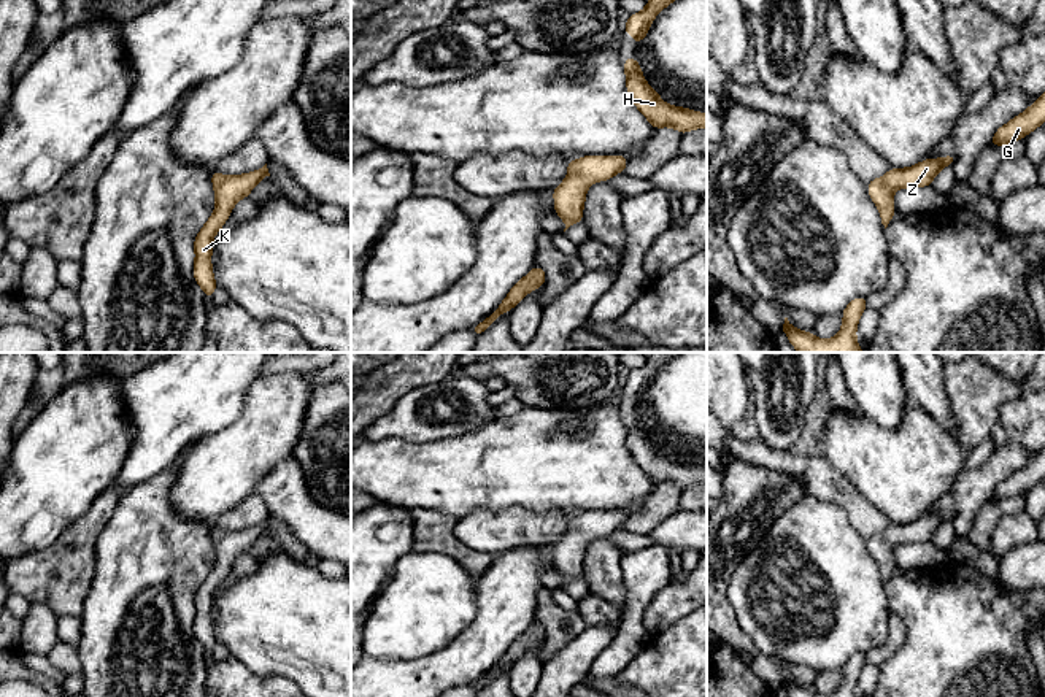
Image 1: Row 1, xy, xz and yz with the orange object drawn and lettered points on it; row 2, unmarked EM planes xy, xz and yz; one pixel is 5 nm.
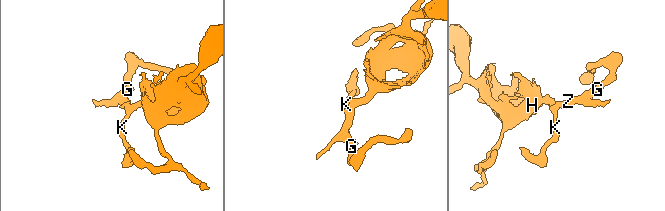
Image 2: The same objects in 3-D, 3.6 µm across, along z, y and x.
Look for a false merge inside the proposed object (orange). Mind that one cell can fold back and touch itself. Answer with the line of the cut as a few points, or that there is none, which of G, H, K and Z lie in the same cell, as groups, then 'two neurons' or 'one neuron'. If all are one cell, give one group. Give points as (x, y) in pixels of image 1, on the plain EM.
cut none; groups G H K Z; one neuron

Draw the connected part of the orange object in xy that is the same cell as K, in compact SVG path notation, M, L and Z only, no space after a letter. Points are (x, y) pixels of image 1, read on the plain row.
M267 519L262 524L245 530L224 532L214 526L211 527L216 564L194 597L194 635L205 648L206 656L211 654L218 641L211 622L213 592L222 584L235 559L240 554L249 553L253 543L265 532L270 532Z

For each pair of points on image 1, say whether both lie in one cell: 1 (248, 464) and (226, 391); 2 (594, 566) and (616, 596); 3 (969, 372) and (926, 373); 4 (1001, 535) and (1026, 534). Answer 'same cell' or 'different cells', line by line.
1: different cells
2: same cell
3: different cells
4: same cell

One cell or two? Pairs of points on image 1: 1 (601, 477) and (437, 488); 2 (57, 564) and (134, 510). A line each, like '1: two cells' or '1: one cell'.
1: one cell
2: two cells

